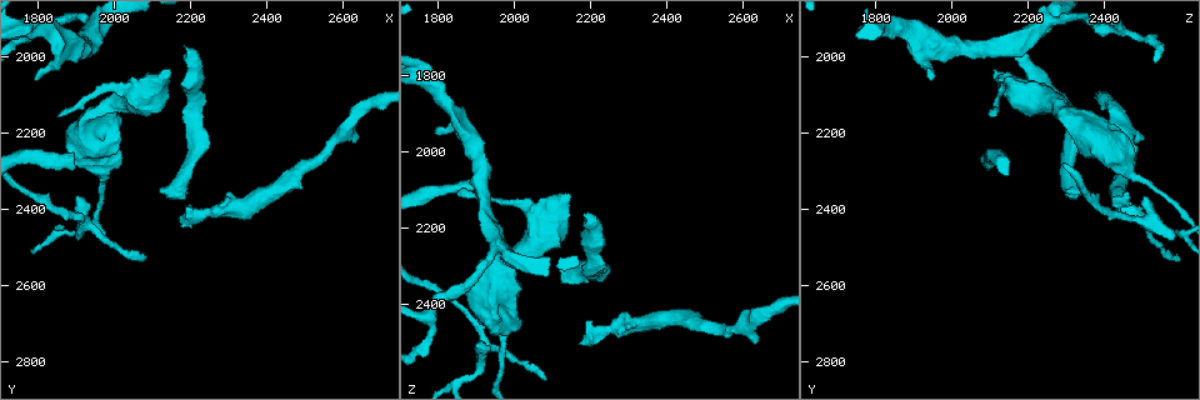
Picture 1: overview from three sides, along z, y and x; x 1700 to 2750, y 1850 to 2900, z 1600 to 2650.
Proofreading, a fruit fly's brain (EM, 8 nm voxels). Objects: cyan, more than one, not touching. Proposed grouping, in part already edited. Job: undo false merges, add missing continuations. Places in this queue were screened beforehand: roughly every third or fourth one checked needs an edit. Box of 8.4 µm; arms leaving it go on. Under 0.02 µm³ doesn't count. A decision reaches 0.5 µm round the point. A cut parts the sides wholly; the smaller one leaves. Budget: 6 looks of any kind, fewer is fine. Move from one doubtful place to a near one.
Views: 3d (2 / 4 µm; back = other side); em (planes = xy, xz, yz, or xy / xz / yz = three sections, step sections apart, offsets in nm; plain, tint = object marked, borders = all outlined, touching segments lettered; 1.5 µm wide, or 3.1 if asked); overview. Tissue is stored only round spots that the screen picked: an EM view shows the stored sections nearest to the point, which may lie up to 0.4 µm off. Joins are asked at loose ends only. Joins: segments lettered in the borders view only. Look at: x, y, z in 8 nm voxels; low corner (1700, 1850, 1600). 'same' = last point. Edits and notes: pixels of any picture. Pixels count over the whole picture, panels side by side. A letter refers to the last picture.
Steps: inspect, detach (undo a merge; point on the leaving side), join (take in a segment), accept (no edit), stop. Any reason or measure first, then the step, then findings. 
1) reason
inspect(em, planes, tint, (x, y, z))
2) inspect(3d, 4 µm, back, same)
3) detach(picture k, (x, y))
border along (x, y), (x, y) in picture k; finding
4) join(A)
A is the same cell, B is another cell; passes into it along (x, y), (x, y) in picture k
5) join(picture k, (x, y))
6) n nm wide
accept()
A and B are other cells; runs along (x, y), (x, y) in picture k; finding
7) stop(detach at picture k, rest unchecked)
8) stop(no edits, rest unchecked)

branch stops here
inspect(3d, 4 µm, (2175, 2450, 2500))

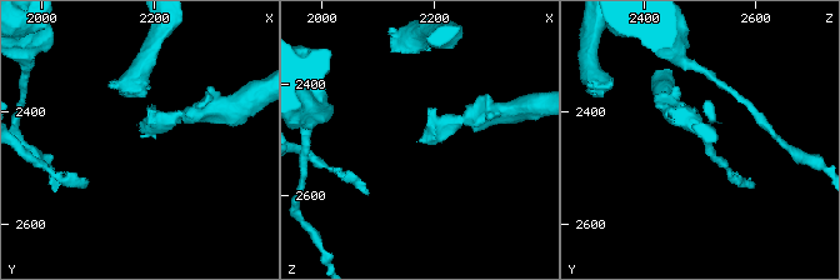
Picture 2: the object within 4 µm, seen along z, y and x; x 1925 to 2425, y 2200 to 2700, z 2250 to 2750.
shape alone is not enough
inspect(em, planes, borders, (2175, 2445, 2505))

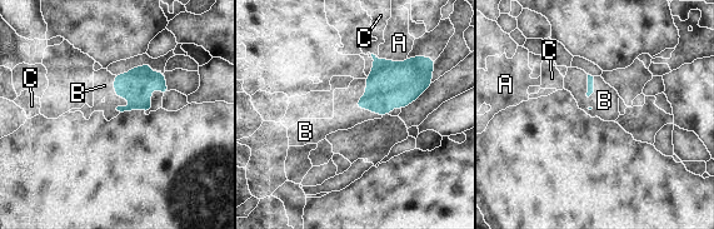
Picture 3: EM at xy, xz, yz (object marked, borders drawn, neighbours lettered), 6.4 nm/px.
join(B)
B is the same cell, A and C are other cells; passes into it along (136, 85), (125, 96), (104, 85) in picture 3; the neuron continues

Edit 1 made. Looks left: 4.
redraw
inspect(overview)

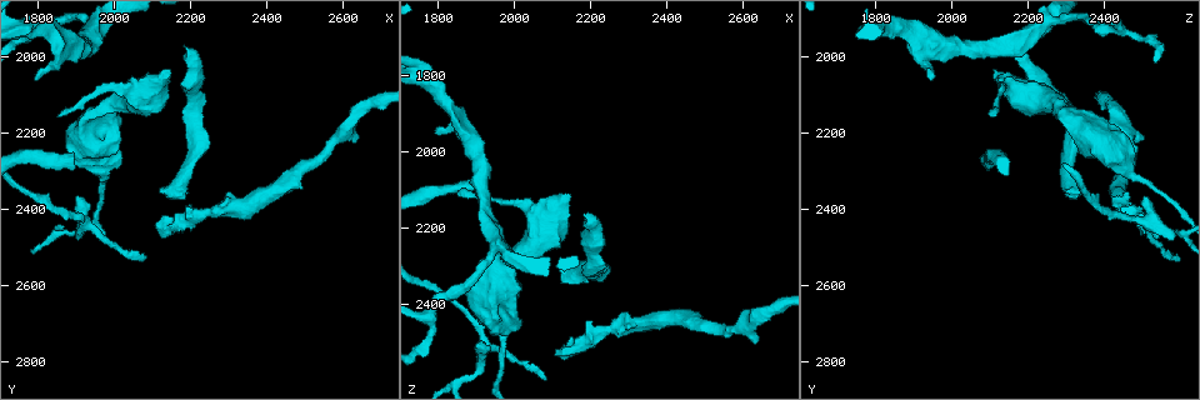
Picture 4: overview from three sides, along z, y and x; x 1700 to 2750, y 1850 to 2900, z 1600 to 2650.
free end
inspect(em, xy, step 8, tint, (2630, 2215, 2505))

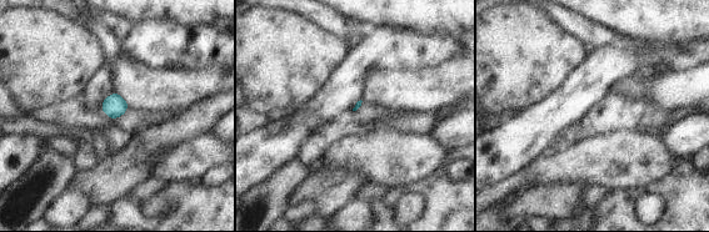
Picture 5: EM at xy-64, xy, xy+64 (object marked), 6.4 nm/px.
another direction
inspect(em, planes, borders, same)

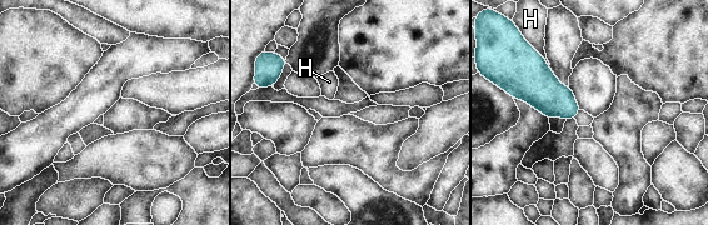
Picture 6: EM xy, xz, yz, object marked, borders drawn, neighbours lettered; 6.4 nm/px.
accept()
H is another cell; border along (533, 46), (548, 66) in picture 6; none of them fits

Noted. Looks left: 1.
sharp bend
inspect(em, yz, step 8, borders, (1780, 1920, 2430))

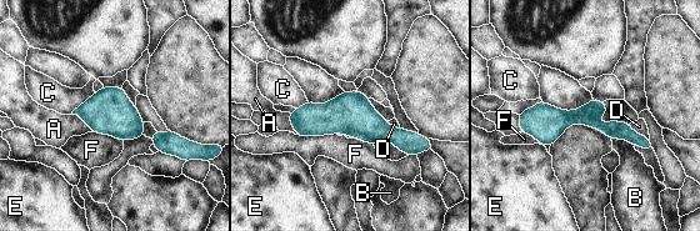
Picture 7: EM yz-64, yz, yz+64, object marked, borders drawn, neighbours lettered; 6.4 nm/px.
140 nm wide
accept()
A, B, C, D, E and F are other cells; runs along (293, 116), (359, 119), (419, 141) in picture 7; continuous, no second neuron

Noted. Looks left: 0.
stop(join at picture 3, rest unchecked)

